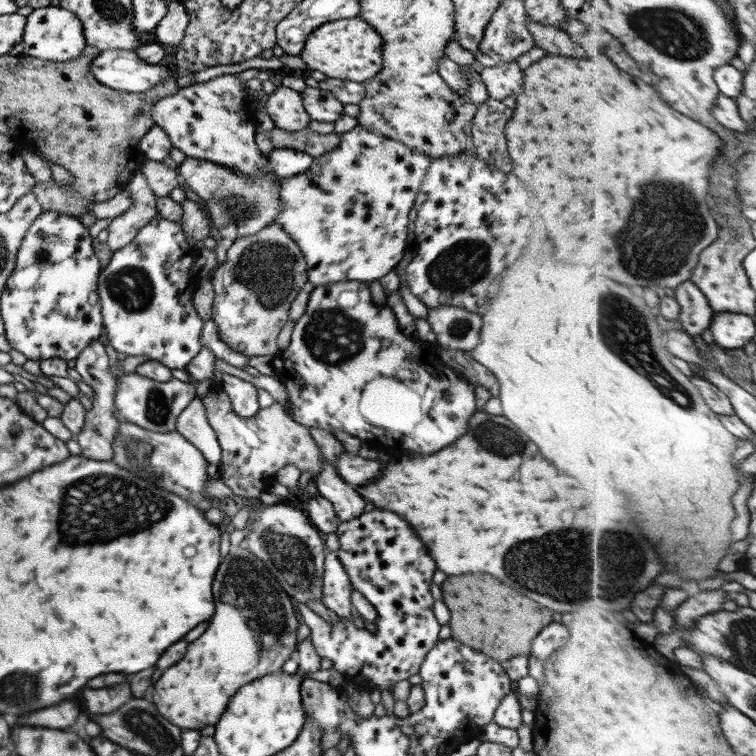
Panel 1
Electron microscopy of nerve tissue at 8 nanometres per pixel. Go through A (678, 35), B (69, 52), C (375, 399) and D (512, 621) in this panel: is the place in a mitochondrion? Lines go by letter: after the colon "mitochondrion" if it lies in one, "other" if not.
A: mitochondrion
B: other
C: other
D: other

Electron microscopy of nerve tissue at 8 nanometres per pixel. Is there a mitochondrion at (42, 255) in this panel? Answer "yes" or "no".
yes

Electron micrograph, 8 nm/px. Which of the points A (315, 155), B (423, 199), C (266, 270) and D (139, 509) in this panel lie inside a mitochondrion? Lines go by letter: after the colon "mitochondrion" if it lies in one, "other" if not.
A: other
B: other
C: mitochondrion
D: mitochondrion

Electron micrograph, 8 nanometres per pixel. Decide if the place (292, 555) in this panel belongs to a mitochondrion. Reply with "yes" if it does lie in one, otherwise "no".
yes

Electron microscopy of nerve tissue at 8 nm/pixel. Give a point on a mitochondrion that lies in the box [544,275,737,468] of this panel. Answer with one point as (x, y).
(621, 314)

